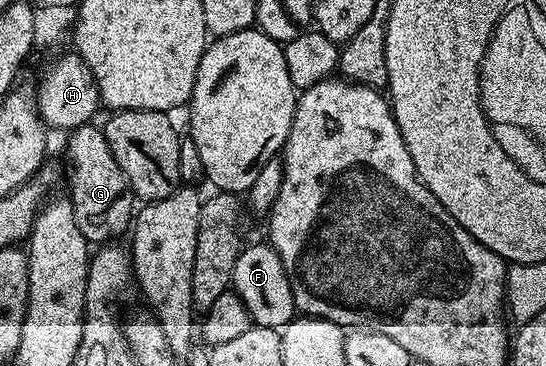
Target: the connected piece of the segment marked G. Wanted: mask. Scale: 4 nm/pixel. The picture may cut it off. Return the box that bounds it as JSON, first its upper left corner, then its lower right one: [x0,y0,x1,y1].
[66,126,136,245]

